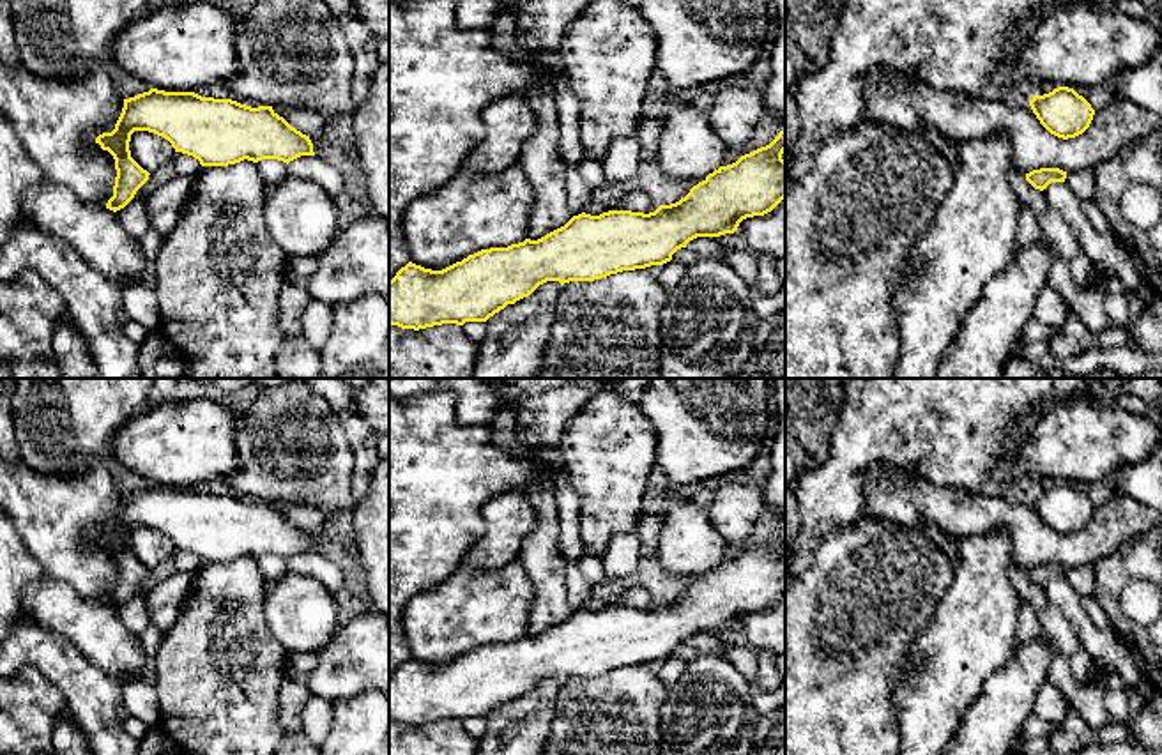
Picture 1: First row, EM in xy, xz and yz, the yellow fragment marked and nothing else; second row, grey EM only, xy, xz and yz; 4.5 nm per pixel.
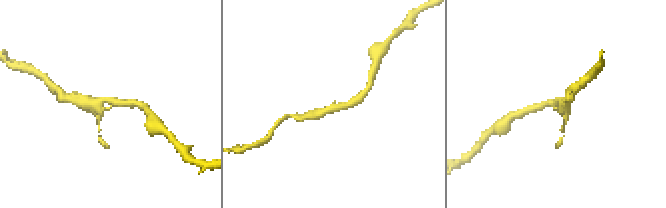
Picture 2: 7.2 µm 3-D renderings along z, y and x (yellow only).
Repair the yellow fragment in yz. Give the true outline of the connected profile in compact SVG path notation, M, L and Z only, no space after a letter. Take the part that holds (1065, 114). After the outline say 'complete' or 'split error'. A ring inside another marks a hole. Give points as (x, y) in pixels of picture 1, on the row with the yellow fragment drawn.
M1058 87L1044 95L1033 95L1029 106L1040 124L1051 134L1063 140L1082 134L1095 115L1091 104L1068 87Z; complete

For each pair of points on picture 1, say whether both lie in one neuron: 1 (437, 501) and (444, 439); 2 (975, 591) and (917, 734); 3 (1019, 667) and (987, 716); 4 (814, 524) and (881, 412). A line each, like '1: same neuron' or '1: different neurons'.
1: same neuron
2: same neuron
3: same neuron
4: same neuron

